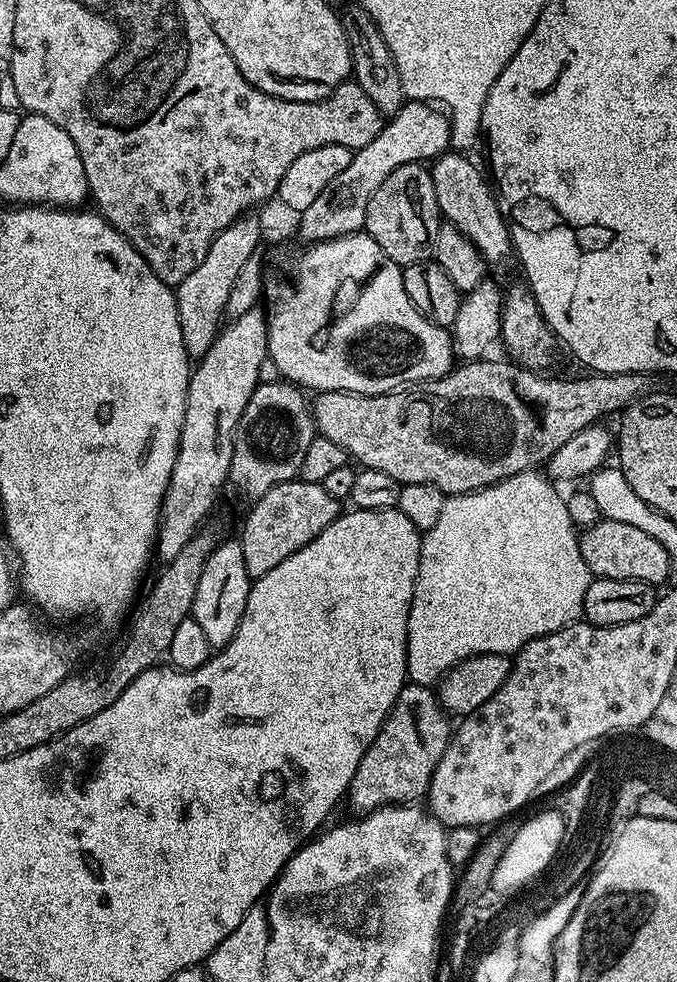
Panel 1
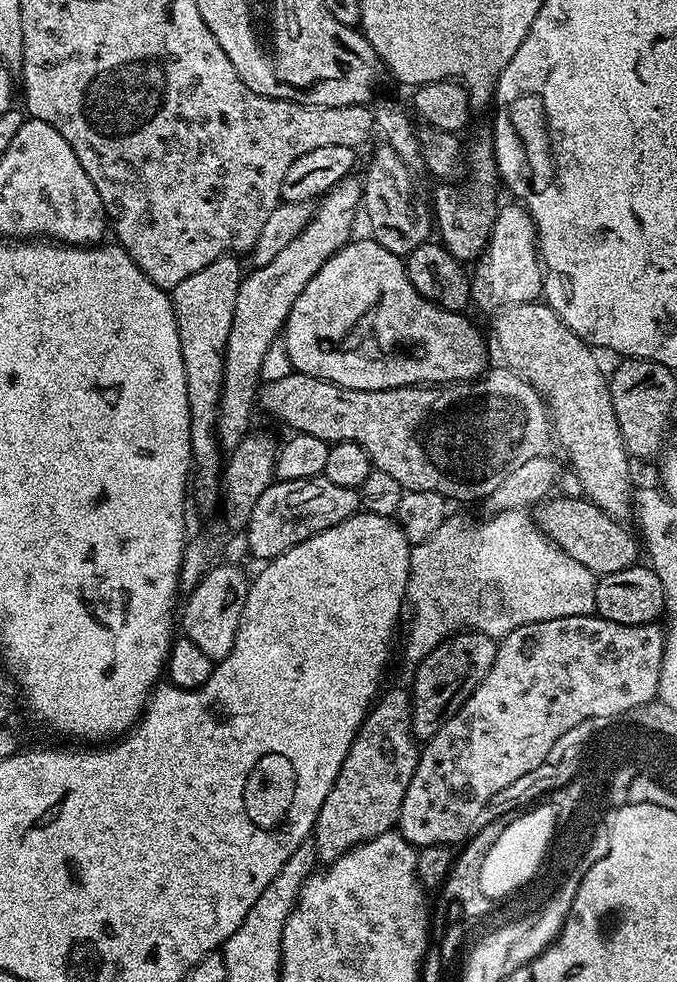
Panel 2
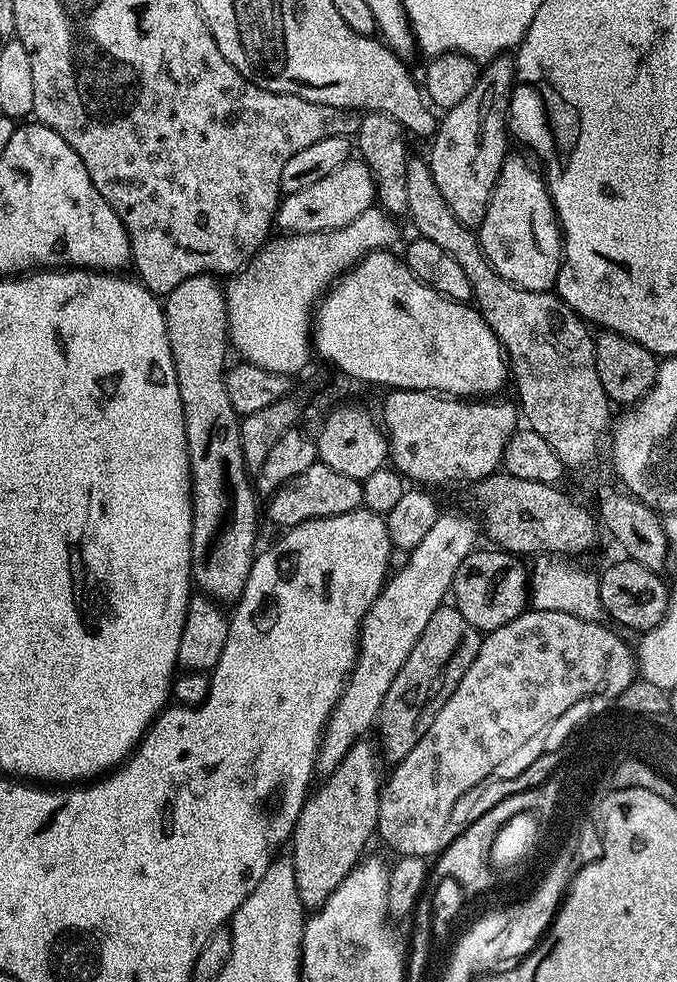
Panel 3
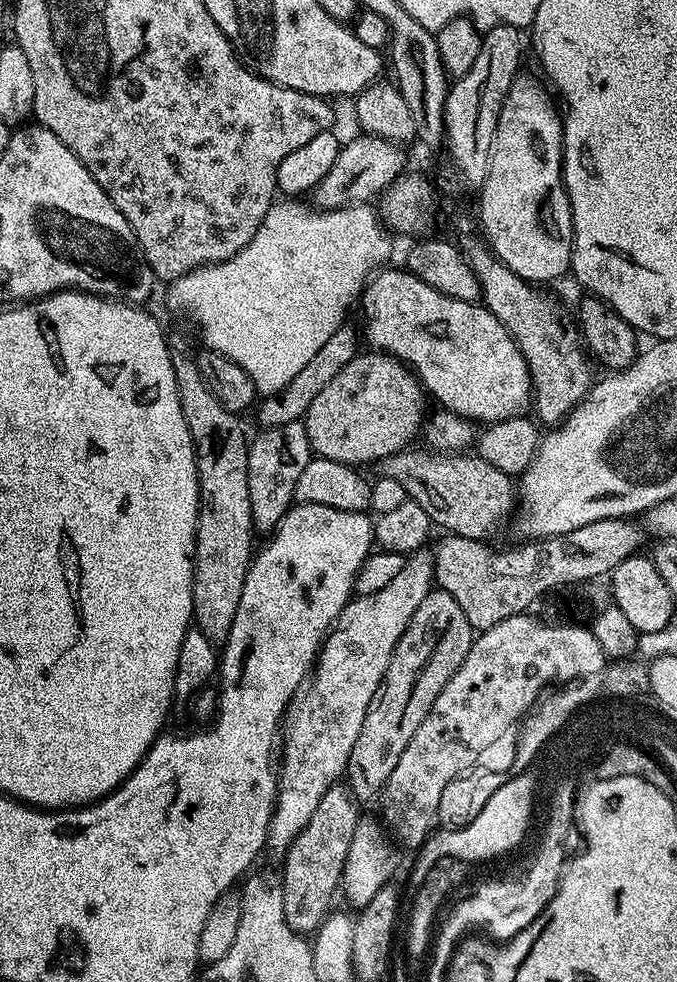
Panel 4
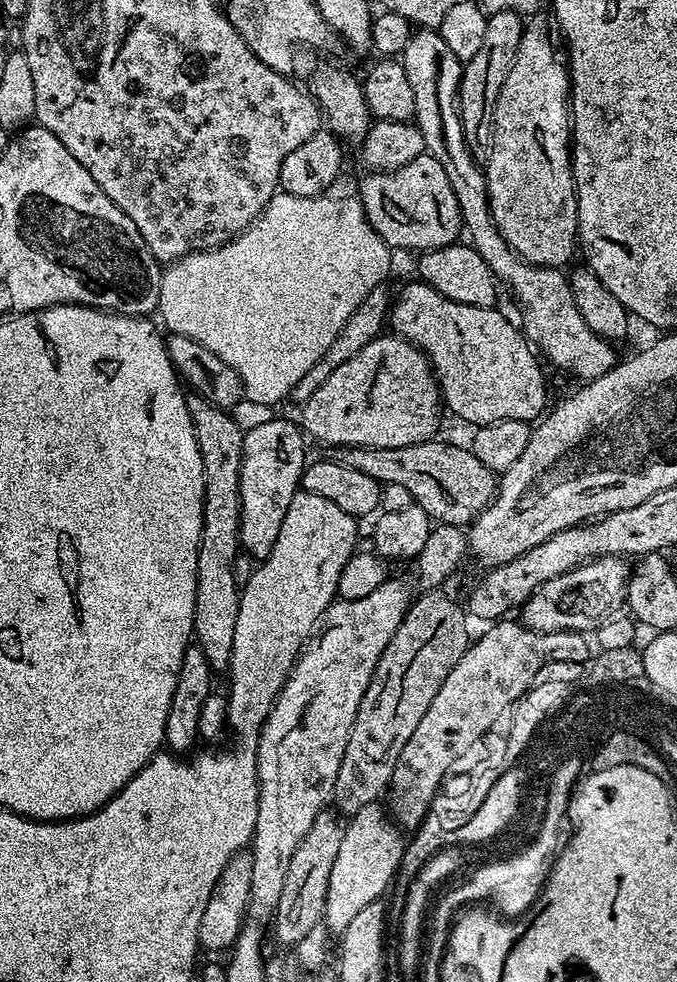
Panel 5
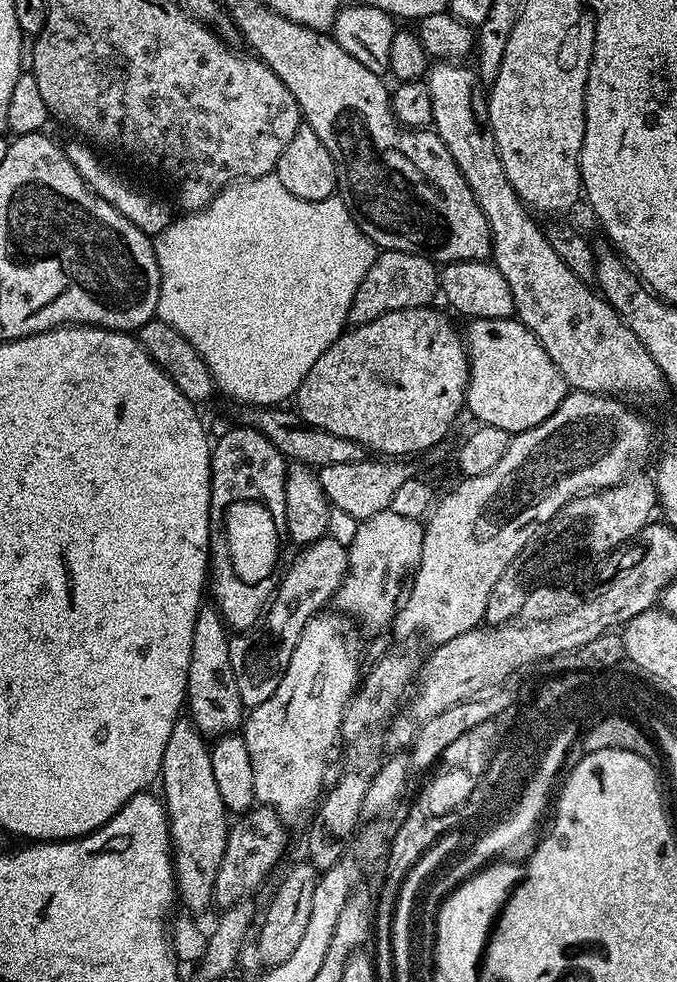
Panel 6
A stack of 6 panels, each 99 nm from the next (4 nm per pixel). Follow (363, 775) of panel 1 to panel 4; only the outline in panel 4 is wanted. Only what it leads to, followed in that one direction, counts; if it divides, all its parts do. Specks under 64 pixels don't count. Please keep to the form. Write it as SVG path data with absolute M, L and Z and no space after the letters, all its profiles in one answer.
M337 782L330 790L326 790L326 794L322 794L318 810L314 810L310 822L306 822L288 851L283 853L282 910L290 930L301 934L315 933L329 915L328 907L336 894L338 896L341 887L343 866L350 851L351 839L354 838L356 825L362 820L361 814L356 813L356 807L358 804L351 791L343 783Z

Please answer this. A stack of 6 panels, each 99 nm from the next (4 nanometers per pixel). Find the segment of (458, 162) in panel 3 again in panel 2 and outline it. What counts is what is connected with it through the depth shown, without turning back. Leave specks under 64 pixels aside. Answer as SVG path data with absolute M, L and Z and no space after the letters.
M487 131L480 132L472 140L472 145L466 148L466 172L468 168L468 184L461 188L448 188L452 186L440 186L436 192L436 204L434 200L434 228L438 233L439 243L445 250L454 254L454 258L461 262L475 262L486 250L490 230L496 221L498 203L496 204L496 184L498 188L498 173L496 171L496 153L492 150L492 136Z

